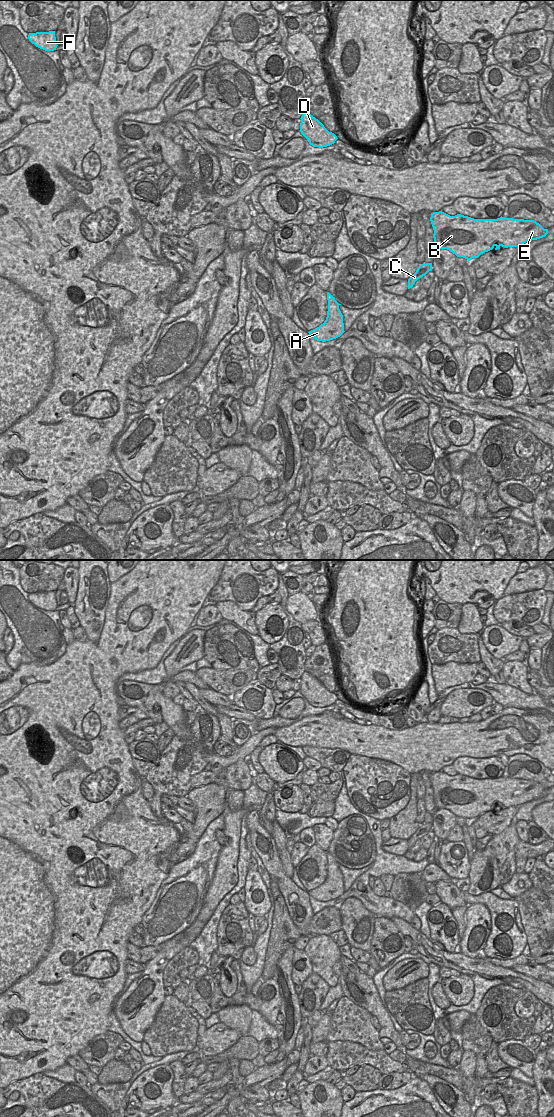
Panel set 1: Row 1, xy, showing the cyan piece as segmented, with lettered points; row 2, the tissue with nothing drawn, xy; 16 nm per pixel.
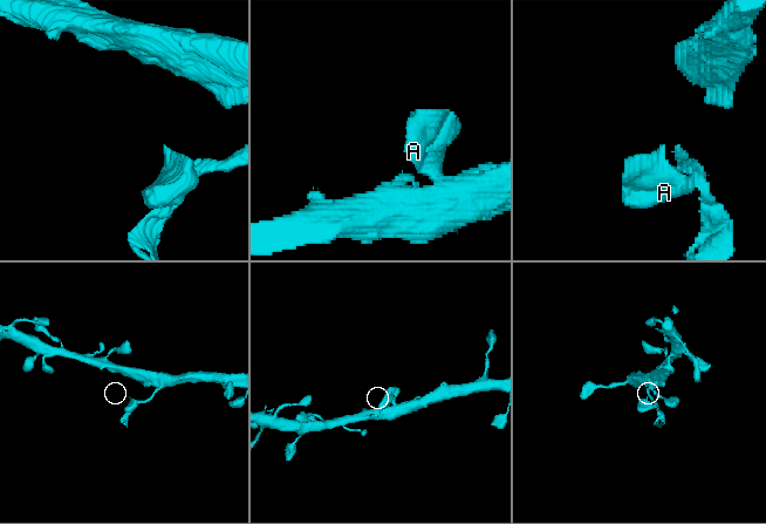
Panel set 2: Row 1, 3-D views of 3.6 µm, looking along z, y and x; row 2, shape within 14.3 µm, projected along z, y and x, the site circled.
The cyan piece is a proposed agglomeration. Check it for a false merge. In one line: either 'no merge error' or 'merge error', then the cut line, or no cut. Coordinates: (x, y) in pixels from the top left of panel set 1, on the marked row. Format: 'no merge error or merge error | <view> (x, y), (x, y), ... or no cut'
merge error | xy (413, 283), (408, 285)

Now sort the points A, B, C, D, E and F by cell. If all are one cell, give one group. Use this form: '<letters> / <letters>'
A / B C D E F

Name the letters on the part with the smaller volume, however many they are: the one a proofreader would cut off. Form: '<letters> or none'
A

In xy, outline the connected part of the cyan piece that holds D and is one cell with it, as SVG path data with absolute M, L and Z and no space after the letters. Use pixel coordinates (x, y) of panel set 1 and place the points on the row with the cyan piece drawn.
M308 112L301 116L300 132L313 147L327 147L335 143L337 136L329 132L324 125Z

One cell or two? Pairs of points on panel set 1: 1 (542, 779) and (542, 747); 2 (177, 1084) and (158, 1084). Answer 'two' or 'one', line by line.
1: two
2: two

